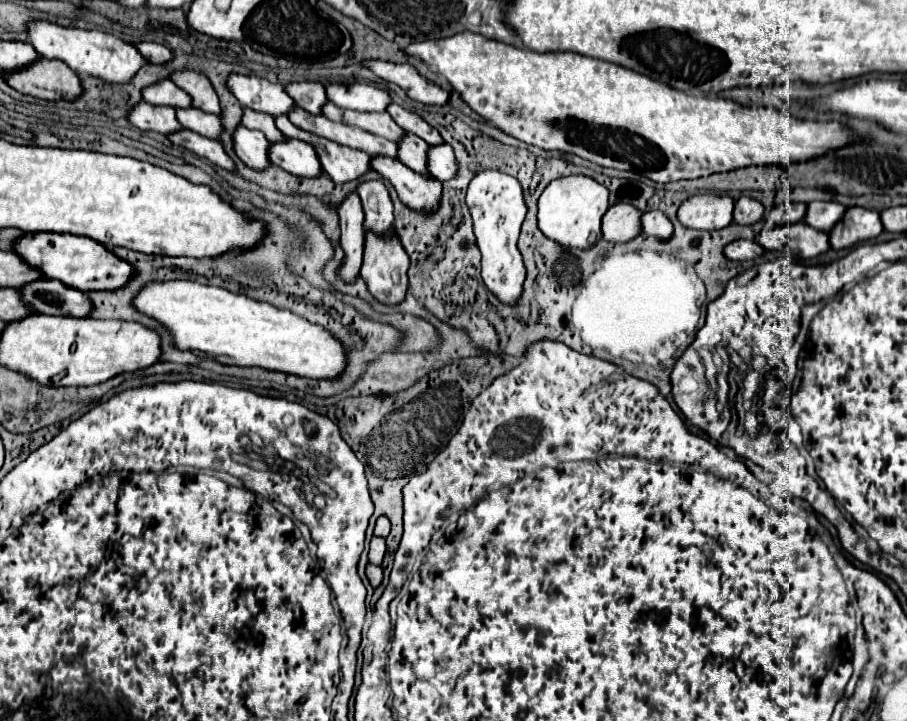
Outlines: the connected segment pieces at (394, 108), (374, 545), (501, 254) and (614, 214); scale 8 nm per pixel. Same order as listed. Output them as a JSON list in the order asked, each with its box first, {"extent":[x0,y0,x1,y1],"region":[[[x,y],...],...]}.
[{"extent":[388,103,444,145],"region":[[[392,103],[392,105],[388,107],[388,113],[390,113],[390,117],[392,117],[404,131],[412,131],[412,133],[418,135],[420,139],[424,139],[428,145],[440,145],[440,143],[444,141],[442,135],[440,135],[432,125],[428,125],[422,117],[418,117],[416,113],[406,111],[404,107],[400,107],[400,105],[396,105],[396,103]]]},{"extent":[370,537,386,565],"region":[[[372,537],[370,541],[370,563],[372,565],[382,565],[382,559],[386,555],[386,543],[382,537]]]},{"extent":[466,169,526,307],"region":[[[488,169],[488,171],[478,173],[470,181],[466,205],[472,213],[474,233],[478,239],[478,247],[482,251],[482,279],[500,303],[516,307],[524,291],[524,277],[526,277],[522,255],[516,247],[520,225],[526,215],[522,187],[514,177],[500,173],[496,169]]]},{"extent":[602,203,642,243],"region":[[[616,203],[602,217],[602,237],[614,243],[632,241],[642,233],[640,219],[642,211],[638,211],[634,205]]]}]

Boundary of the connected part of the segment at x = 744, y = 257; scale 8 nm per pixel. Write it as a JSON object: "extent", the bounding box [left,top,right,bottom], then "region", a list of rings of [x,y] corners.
{"extent":[724,239,764,261],"region":[[[740,239],[740,241],[732,241],[732,243],[724,249],[724,255],[726,255],[730,261],[752,261],[752,259],[764,255],[764,247],[760,247],[756,241]]]}

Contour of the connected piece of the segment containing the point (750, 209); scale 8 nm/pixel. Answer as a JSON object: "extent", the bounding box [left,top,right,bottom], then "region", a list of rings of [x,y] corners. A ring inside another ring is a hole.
{"extent":[734,197,766,225],"region":[[[740,197],[736,201],[736,207],[734,207],[734,223],[754,225],[754,223],[758,223],[764,217],[766,217],[766,209],[756,199]]]}

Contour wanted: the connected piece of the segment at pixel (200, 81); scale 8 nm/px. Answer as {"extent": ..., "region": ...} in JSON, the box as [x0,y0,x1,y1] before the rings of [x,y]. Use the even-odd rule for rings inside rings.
{"extent":[170,71,220,115],"region":[[[178,71],[170,79],[192,97],[194,107],[204,109],[206,113],[220,115],[218,95],[216,95],[216,91],[206,75],[196,73],[196,71]]]}

